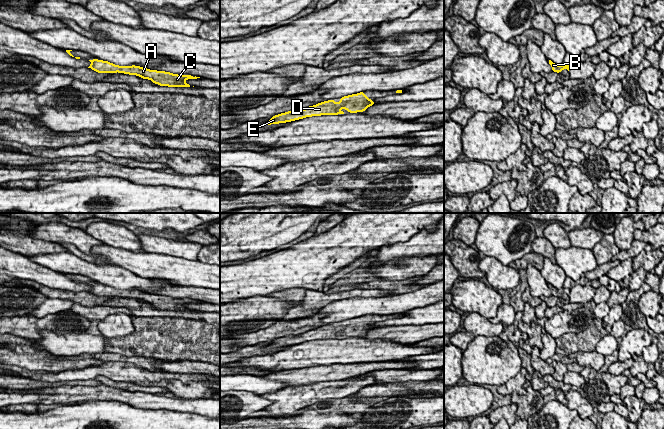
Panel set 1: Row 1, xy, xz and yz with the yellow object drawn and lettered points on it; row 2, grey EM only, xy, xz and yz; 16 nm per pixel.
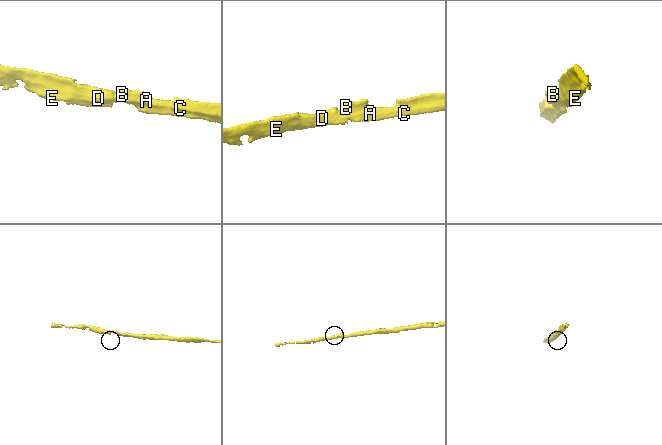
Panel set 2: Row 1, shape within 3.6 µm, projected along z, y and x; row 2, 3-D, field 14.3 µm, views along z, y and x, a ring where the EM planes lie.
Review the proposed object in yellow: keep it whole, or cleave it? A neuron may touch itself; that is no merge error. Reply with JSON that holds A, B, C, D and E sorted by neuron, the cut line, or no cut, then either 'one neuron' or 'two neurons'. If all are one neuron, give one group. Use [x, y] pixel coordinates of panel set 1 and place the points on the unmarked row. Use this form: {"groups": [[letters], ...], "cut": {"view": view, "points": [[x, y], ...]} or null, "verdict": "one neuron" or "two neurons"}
{"groups": [["A", "B", "C", "D", "E"]], "cut": null, "verdict": "one neuron"}

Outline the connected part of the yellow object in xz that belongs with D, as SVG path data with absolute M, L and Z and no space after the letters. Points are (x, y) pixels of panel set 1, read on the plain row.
M360 316L341 321L339 327L336 327L333 323L309 330L299 335L288 335L275 339L265 348L286 347L312 340L344 338L341 334L342 332L345 332L350 337L363 336L374 328L373 324L369 323L364 316Z

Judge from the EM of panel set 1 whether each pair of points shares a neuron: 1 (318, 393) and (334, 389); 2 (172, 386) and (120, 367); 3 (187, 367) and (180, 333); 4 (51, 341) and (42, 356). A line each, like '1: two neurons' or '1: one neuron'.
1: one neuron
2: two neurons
3: two neurons
4: two neurons

